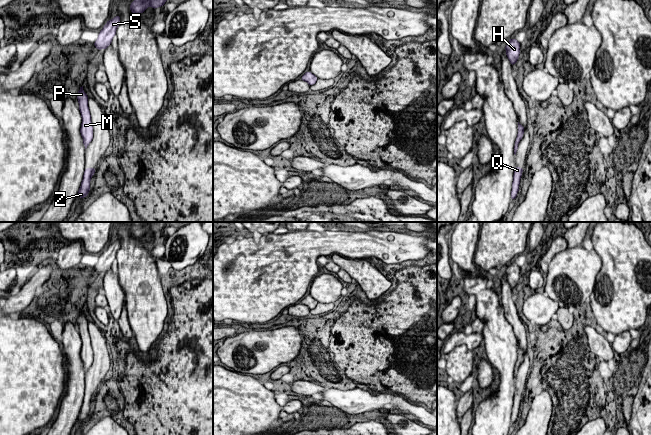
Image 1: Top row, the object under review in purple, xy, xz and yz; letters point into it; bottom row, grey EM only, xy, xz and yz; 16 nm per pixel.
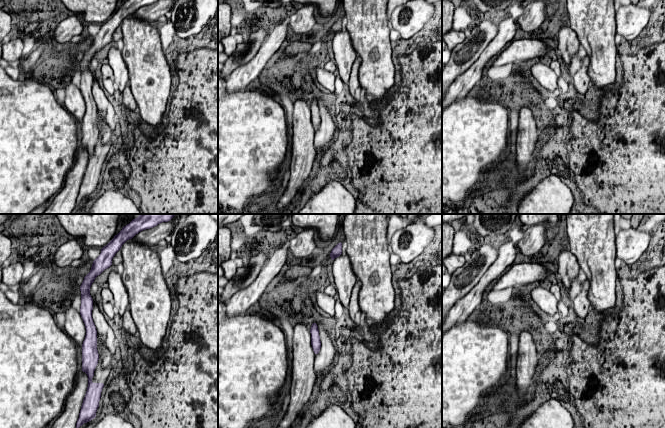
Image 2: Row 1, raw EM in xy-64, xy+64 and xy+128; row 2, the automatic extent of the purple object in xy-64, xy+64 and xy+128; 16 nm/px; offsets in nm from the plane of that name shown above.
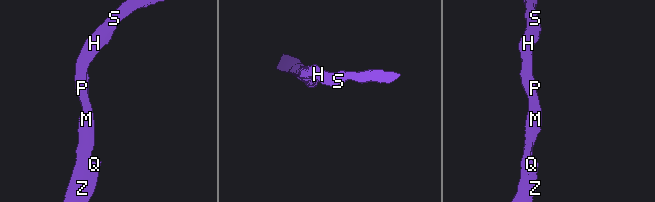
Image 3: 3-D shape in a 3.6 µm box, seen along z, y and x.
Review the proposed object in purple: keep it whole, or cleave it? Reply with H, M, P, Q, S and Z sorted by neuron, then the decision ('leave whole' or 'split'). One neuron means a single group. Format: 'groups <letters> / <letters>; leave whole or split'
groups H M P Q S Z; leave whole

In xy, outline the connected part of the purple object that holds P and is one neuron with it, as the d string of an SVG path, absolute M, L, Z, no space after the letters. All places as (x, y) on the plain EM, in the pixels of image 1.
M83 310L77 317L77 323L79 326L79 334L82 341L82 347L80 352L80 357L83 362L83 368L85 373L93 363L93 349L91 346L91 339L88 331L88 320L83 314Z

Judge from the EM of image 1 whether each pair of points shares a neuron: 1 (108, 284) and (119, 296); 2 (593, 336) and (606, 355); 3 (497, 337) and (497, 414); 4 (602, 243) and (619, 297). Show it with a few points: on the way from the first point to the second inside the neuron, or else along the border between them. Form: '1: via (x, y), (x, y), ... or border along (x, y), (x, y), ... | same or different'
1: via (111, 287), (116, 293) | same
2: via (596, 341), (603, 350) | same
3: via (503, 356), (505, 362), (504, 395) | same
4: via (615, 256), (619, 260), (619, 284) | same

